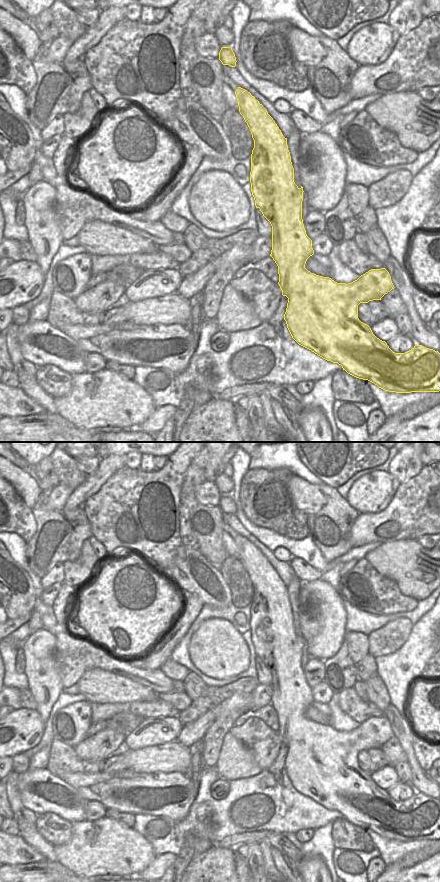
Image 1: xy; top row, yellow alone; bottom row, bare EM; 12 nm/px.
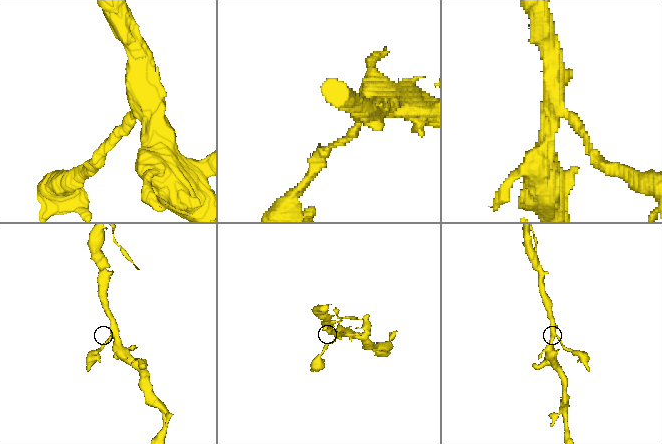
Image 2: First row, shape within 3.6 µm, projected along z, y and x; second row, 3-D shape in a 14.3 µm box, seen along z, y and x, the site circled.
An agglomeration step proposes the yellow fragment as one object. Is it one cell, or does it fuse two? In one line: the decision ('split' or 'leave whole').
leave whole

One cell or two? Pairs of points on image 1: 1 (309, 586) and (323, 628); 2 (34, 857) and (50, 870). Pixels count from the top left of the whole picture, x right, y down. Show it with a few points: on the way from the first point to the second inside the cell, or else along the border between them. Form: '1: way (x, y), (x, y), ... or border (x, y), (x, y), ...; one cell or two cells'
1: way (319, 596), (323, 600), (323, 618); one cell
2: border (38, 861), (15, 865); two cells

